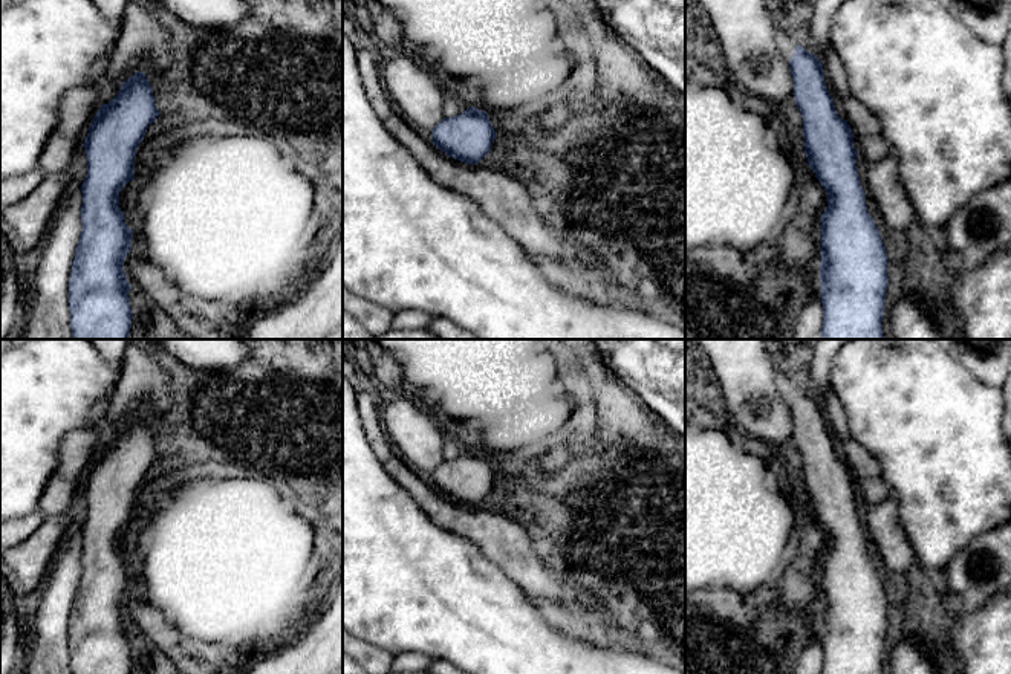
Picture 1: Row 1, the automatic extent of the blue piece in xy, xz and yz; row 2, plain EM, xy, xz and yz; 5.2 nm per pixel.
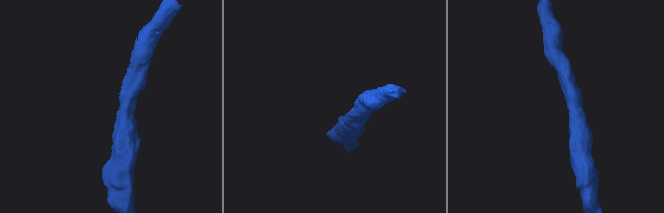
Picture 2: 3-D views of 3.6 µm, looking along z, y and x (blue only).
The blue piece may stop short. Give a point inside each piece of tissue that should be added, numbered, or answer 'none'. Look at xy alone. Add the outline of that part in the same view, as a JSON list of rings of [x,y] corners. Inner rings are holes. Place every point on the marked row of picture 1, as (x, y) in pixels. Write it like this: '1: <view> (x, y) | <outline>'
none

